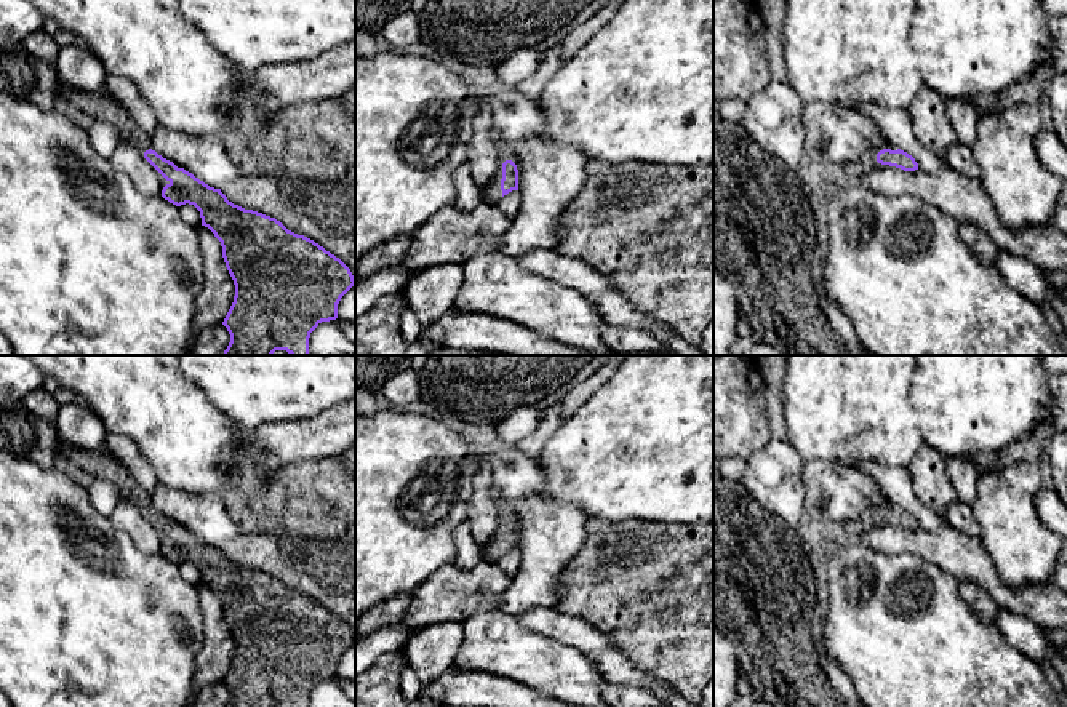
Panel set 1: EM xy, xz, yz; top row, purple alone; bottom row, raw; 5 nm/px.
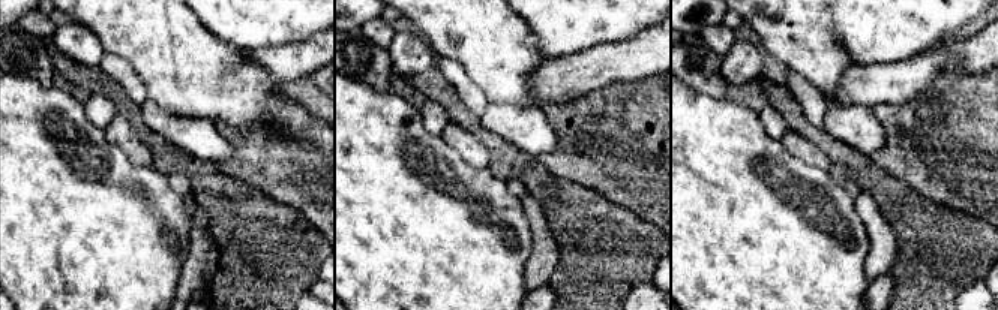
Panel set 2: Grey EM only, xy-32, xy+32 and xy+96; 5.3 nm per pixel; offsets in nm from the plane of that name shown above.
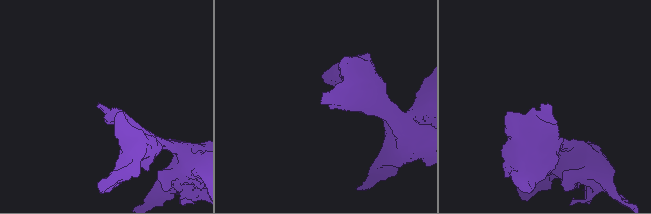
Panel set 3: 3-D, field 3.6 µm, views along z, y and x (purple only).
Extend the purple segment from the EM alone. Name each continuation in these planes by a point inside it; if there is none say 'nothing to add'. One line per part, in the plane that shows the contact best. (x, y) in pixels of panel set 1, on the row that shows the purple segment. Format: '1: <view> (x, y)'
1: xz (491, 192)

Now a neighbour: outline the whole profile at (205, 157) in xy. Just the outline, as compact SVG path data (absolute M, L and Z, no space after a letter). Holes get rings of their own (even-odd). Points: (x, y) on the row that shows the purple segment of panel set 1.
M158 125L149 138L149 147L210 187L219 189L240 178L219 136L189 136Z

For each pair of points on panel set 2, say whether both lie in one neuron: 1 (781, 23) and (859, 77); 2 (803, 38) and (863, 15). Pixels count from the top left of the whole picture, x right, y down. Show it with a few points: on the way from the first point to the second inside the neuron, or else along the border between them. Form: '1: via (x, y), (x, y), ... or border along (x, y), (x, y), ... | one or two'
1: border along (854, 66), (841, 77), (839, 86), (826, 96) | two
2: border along (824, 15), (839, 47), (850, 57) | two

